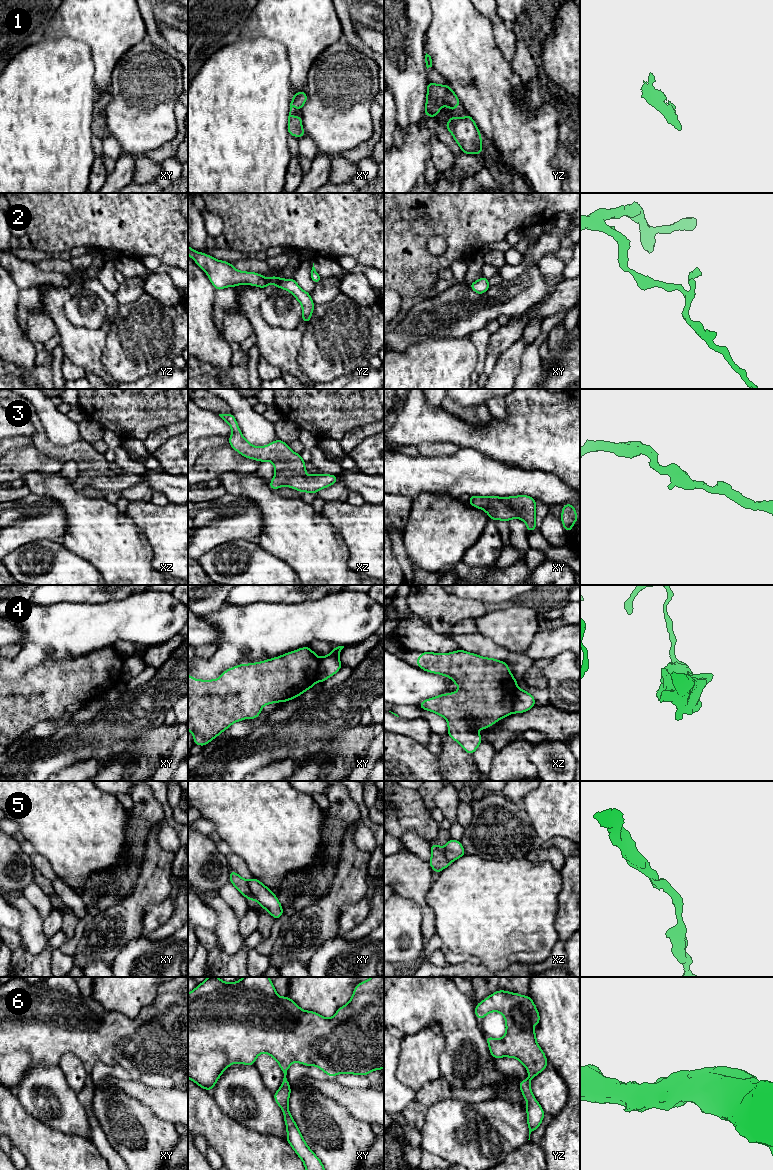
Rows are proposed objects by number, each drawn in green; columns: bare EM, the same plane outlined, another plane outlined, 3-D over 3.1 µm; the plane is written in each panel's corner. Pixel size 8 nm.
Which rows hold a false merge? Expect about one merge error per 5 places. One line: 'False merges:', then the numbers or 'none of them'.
False merges: 4, 5

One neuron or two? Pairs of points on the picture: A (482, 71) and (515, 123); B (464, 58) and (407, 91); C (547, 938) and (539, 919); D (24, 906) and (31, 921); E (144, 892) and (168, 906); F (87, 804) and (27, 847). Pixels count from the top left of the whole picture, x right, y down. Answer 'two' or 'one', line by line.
A: one
B: two
C: one
D: one
E: two
F: two

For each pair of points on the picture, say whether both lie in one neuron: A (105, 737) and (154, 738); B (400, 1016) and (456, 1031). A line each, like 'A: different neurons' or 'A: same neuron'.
A: different neurons
B: same neuron

